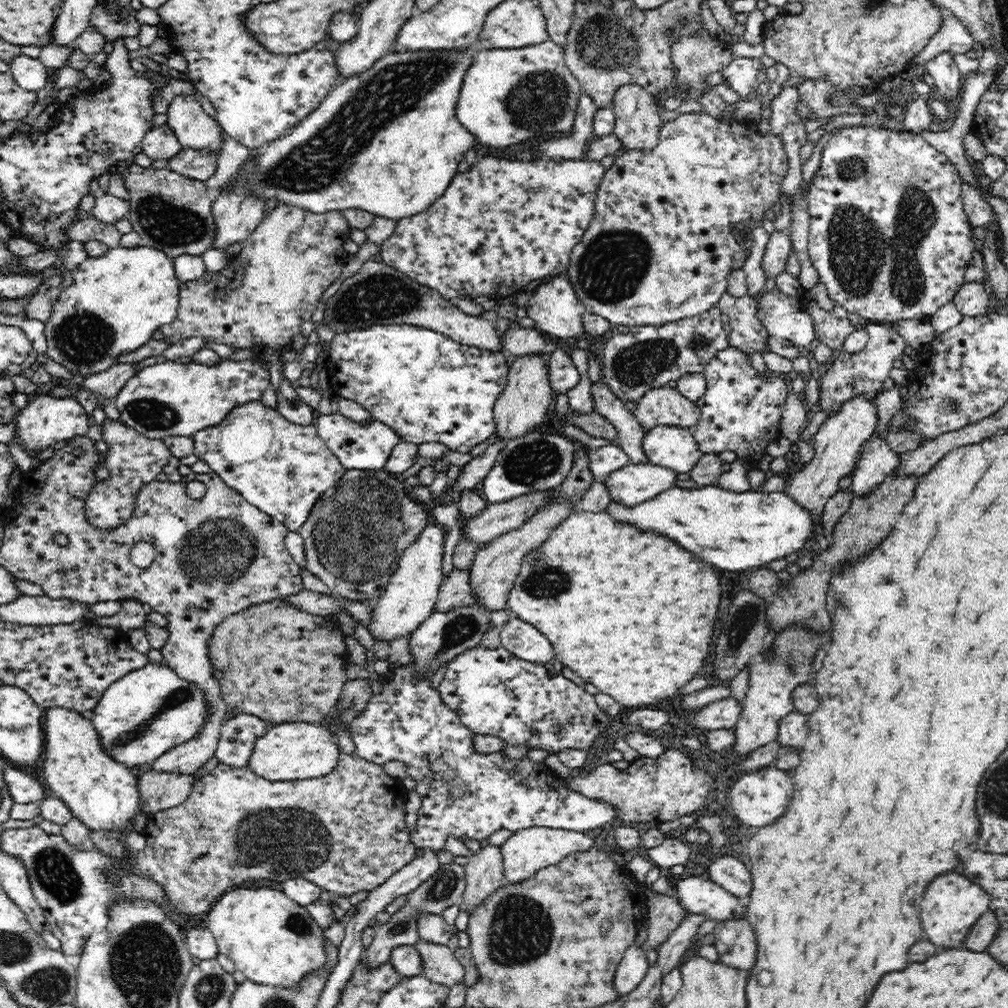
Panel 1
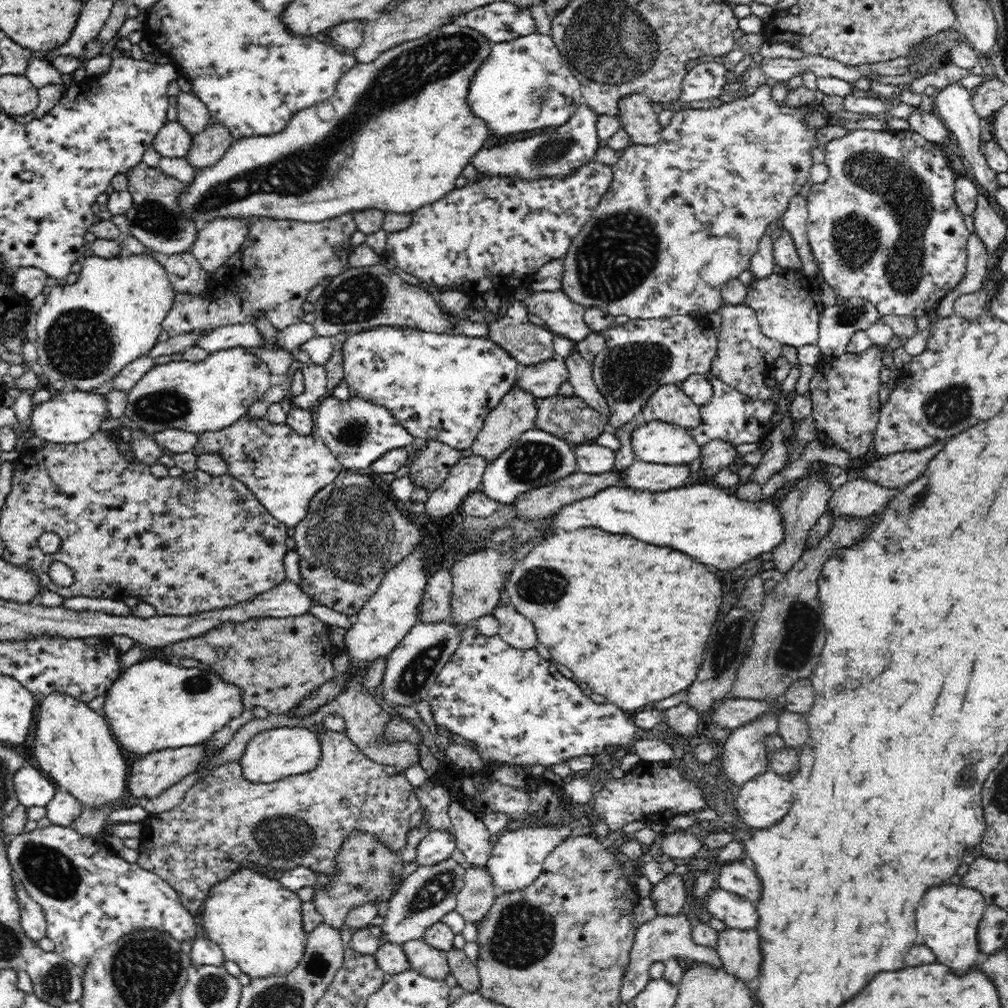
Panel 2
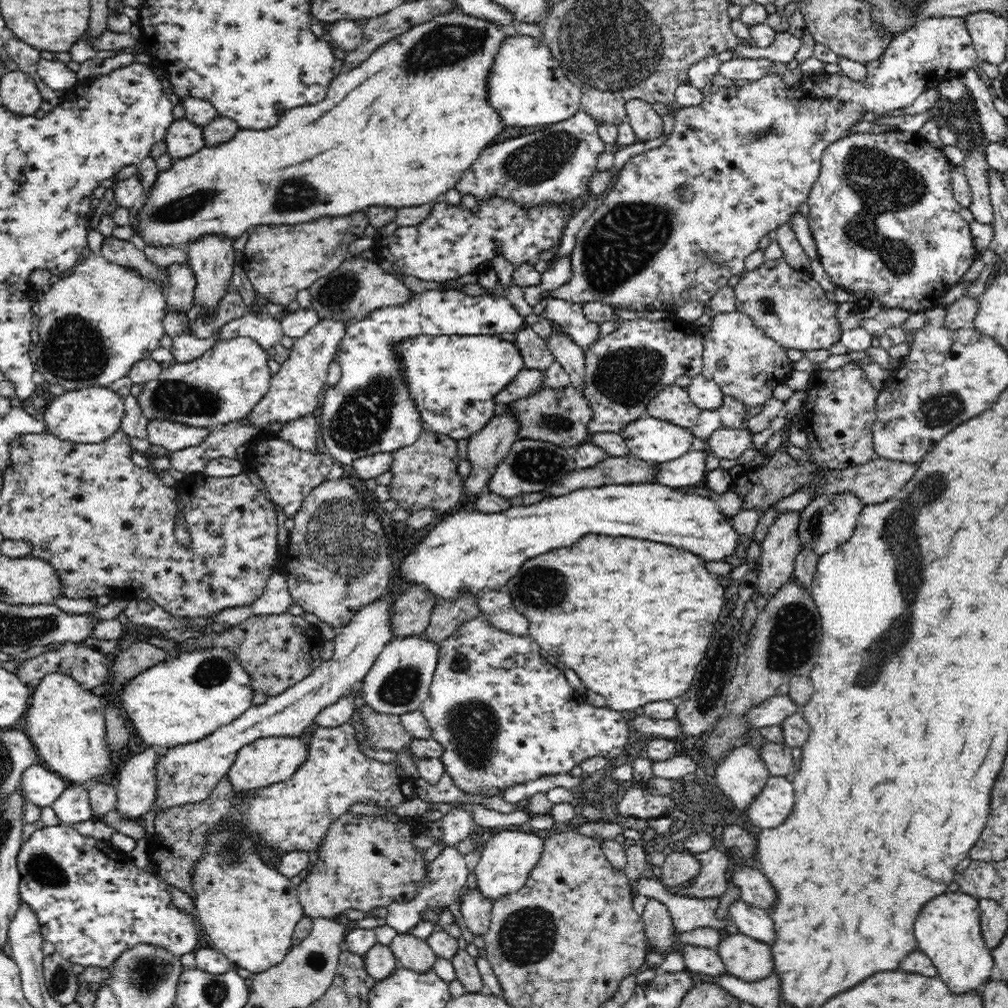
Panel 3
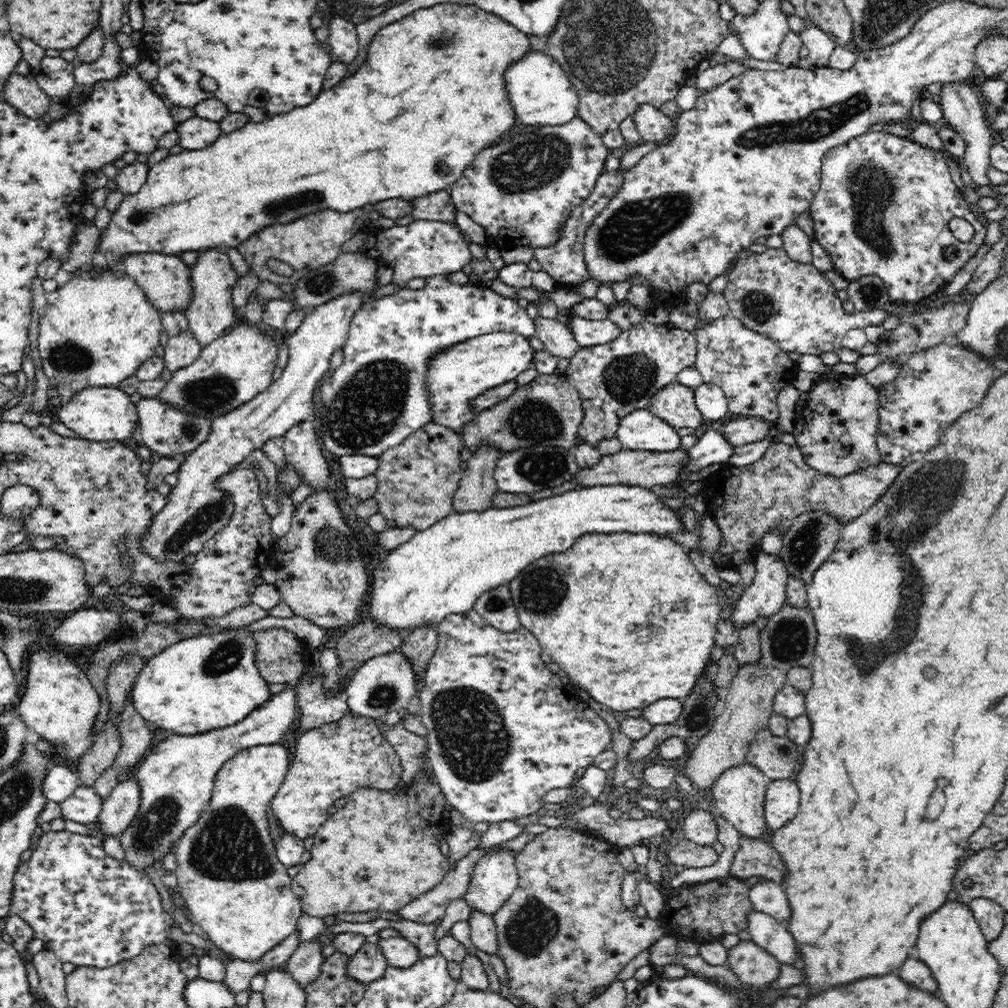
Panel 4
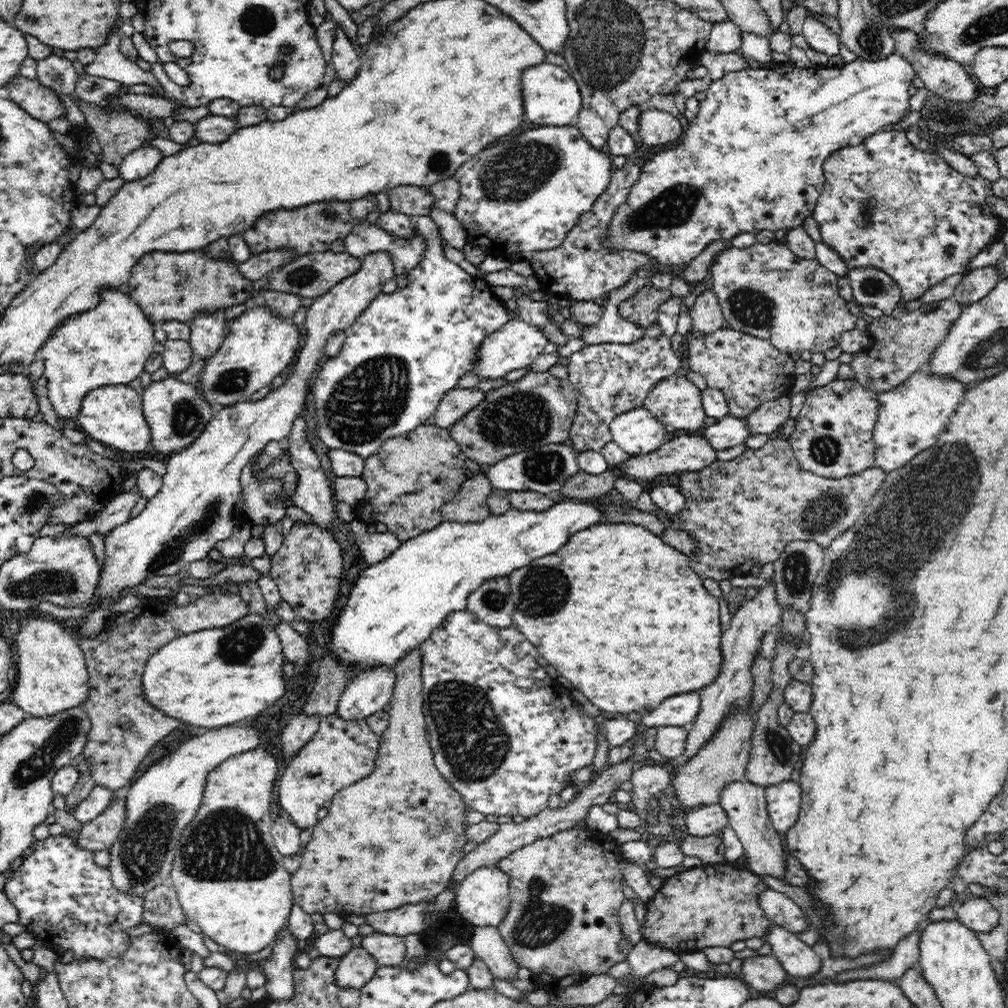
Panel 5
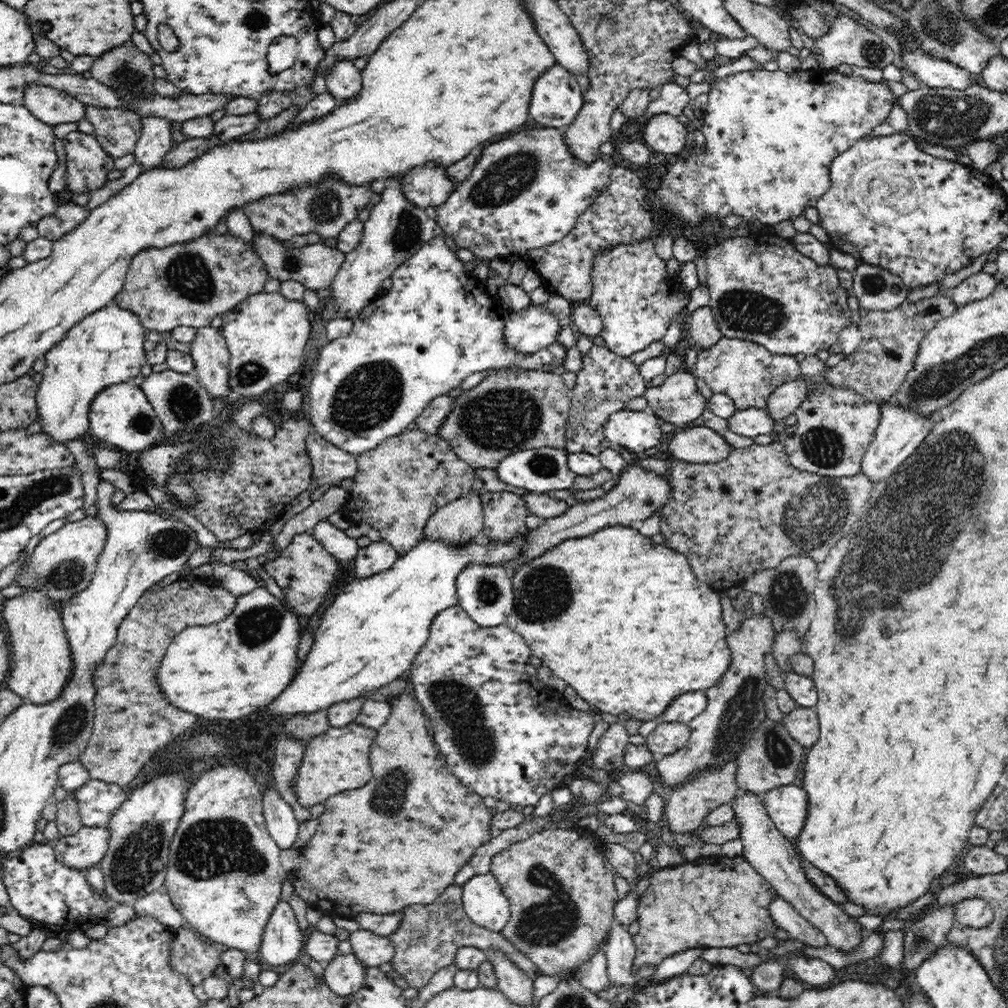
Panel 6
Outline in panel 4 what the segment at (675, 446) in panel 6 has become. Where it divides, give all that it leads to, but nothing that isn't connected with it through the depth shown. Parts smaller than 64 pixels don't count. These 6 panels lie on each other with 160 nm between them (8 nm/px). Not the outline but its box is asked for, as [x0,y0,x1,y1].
[571,447,690,489]

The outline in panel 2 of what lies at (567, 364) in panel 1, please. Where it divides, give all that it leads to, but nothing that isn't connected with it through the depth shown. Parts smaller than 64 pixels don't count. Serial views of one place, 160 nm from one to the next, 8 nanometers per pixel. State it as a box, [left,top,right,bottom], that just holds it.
[516,357,569,398]

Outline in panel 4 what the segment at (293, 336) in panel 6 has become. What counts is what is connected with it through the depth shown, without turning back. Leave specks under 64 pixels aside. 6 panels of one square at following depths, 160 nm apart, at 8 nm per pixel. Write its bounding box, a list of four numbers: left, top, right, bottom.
[158,322,278,419]

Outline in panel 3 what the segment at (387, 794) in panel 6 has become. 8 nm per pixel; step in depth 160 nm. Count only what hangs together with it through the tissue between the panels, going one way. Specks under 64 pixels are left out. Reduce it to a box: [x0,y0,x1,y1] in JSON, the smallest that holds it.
[296,593,482,919]

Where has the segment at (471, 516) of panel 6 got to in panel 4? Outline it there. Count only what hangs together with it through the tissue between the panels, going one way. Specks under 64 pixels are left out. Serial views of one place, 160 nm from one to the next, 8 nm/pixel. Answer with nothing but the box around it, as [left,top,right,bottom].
[452,445,501,512]

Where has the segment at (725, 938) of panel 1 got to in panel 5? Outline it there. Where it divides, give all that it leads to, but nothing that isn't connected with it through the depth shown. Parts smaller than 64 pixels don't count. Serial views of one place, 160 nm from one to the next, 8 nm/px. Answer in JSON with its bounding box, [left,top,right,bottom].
[741,954,787,991]

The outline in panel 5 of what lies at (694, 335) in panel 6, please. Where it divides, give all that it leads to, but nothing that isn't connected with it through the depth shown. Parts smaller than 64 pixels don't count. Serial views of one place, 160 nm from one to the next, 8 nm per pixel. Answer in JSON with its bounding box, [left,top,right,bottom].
[689,289,725,334]

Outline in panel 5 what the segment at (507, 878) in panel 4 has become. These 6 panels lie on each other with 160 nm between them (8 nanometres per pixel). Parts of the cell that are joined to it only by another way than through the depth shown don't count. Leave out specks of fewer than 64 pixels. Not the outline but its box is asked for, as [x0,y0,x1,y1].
[455,867,511,926]

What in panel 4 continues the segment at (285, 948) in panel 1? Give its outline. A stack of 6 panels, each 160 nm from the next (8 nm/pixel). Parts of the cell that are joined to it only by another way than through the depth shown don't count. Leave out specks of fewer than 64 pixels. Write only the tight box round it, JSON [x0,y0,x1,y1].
[173,743,303,963]

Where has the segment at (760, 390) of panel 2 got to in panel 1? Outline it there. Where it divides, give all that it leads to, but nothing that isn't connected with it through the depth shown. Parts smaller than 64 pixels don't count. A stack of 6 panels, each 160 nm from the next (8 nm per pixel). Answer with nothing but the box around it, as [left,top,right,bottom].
[717,292,770,356]

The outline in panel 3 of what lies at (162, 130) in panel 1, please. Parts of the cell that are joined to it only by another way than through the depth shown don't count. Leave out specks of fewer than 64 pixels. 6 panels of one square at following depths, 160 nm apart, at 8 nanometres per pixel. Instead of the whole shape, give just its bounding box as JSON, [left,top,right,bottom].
[163,119,204,159]

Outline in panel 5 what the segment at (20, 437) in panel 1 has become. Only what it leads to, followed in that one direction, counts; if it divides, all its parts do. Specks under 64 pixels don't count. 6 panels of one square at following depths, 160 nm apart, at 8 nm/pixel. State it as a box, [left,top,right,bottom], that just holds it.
[78,385,151,452]

